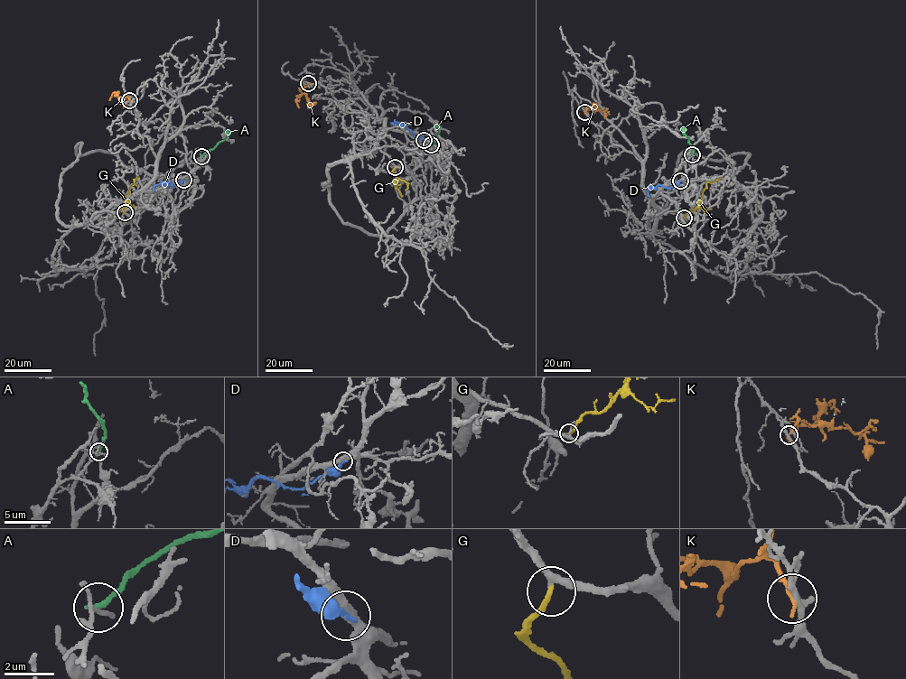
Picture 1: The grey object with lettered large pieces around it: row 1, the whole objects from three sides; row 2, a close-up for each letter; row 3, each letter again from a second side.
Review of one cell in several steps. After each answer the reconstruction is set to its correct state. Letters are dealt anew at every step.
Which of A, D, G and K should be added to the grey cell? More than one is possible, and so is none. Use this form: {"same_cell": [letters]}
{"same_cell": ["G"]}

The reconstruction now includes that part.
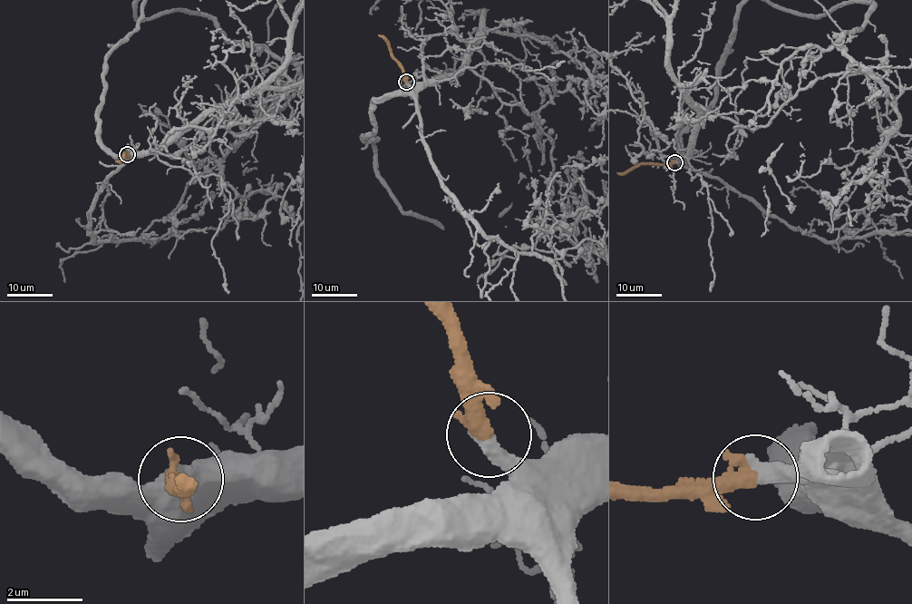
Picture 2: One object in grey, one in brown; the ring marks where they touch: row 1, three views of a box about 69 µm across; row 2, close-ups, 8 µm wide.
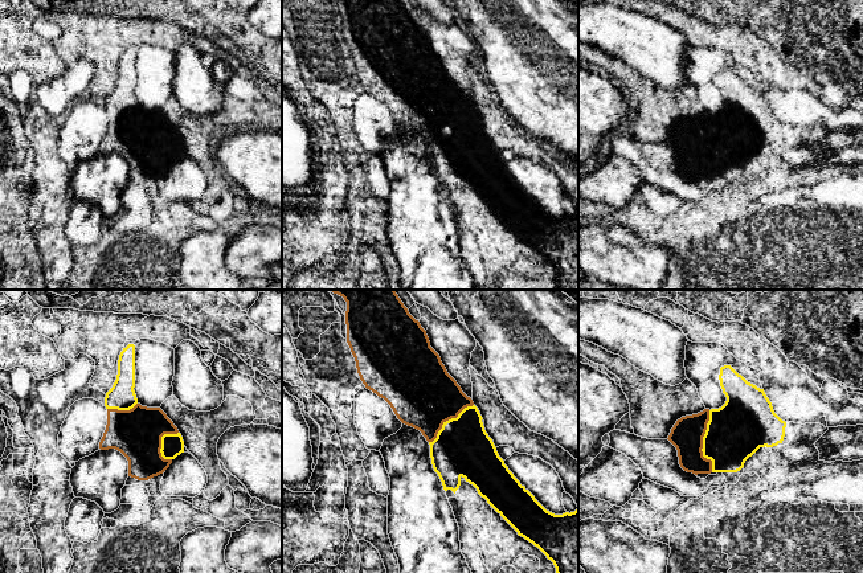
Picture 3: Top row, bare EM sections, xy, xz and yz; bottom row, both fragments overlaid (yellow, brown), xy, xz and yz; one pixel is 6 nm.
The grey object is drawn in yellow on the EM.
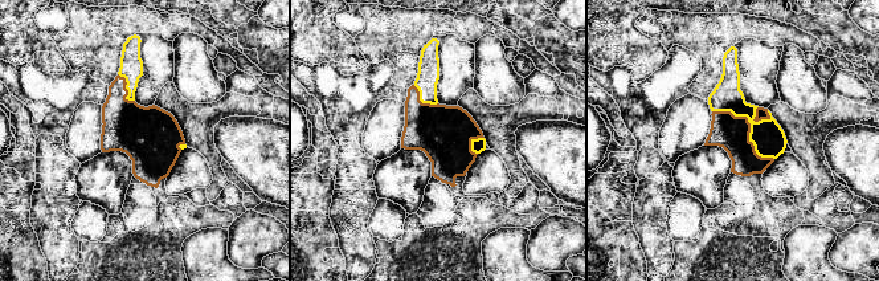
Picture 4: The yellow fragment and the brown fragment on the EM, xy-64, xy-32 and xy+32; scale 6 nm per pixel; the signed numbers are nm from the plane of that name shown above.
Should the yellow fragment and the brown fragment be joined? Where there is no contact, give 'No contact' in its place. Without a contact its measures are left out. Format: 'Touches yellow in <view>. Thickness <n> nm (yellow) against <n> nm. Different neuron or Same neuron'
Touches yellow in yz. Thickness 360 nm (yellow) against 190 nm. Same neuron

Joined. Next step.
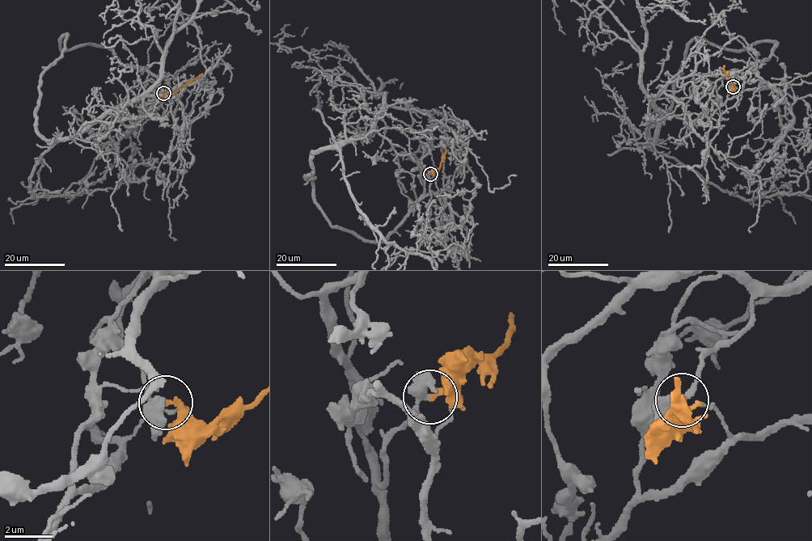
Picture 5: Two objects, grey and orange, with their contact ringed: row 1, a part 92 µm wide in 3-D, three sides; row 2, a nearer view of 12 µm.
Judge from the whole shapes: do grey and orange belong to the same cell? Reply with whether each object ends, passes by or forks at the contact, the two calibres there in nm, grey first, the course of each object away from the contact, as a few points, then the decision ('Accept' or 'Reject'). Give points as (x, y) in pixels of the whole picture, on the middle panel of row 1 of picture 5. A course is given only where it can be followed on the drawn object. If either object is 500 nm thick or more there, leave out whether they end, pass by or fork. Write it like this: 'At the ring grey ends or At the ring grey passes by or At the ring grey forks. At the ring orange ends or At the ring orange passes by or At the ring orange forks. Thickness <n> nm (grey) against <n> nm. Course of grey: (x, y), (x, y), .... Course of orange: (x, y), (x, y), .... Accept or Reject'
At the ring grey passes by. At the ring orange passes by. Thickness 340 nm (grey) against 150 nm. Course of orange: (430, 174), (437, 170), (448, 150). Accept

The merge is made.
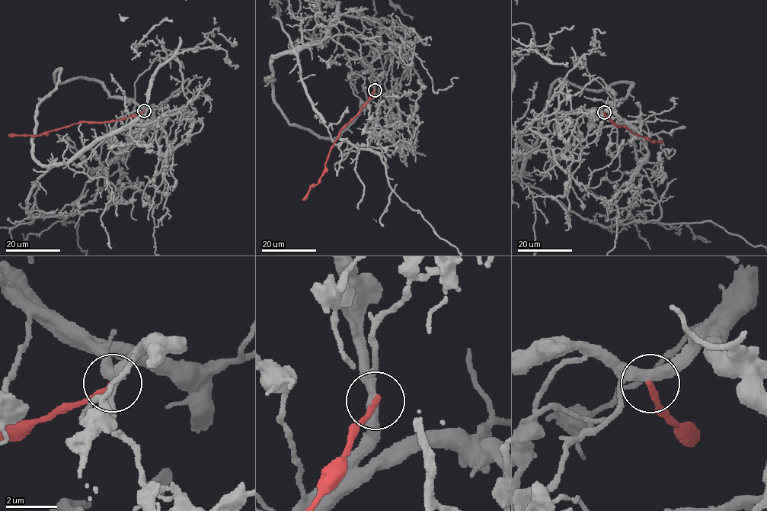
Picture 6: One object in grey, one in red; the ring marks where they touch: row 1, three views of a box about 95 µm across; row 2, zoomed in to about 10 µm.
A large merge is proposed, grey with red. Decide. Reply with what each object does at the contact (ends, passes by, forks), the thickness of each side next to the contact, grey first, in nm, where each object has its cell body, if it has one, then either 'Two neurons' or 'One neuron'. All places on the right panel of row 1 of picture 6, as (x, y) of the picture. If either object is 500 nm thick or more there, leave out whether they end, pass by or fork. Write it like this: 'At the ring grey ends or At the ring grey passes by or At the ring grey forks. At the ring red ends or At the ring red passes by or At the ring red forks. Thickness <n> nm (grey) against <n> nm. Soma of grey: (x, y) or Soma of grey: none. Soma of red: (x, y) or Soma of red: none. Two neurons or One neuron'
At the ring grey forks. At the ring red ends. Thickness 320 nm (grey) against 240 nm. Soma of grey: none. Soma of red: none. Two neurons

